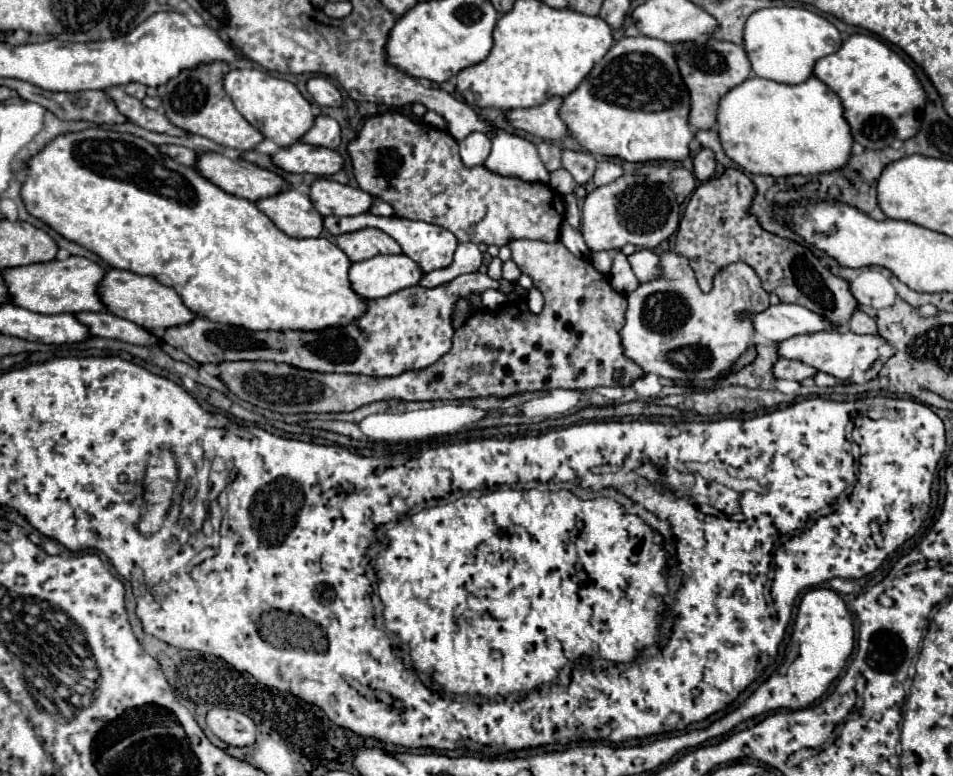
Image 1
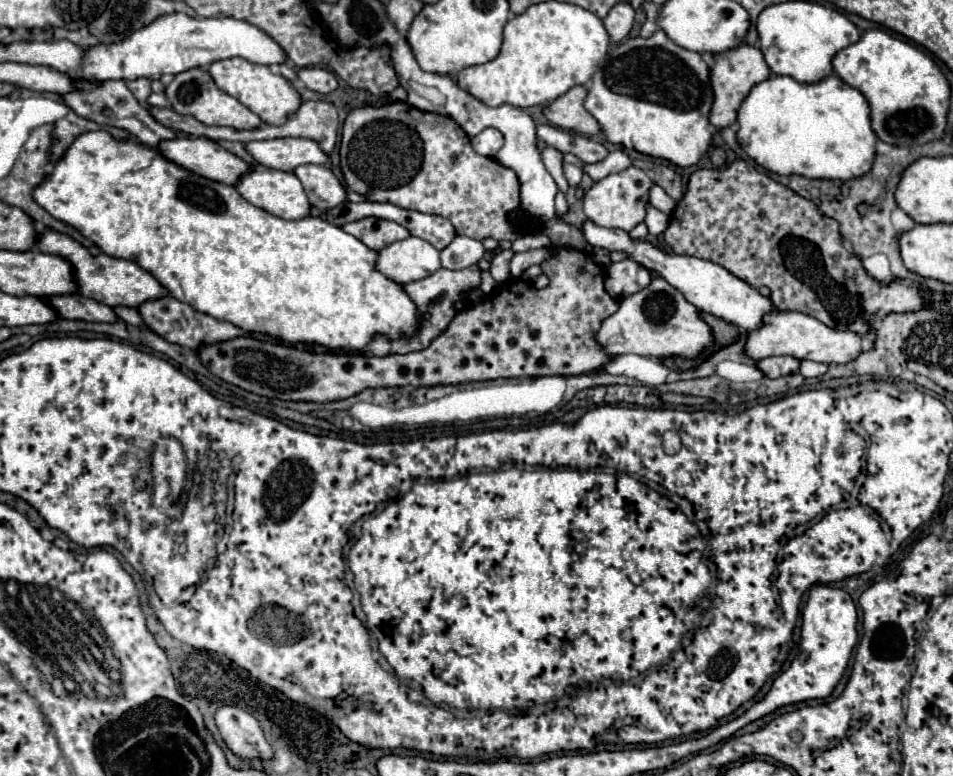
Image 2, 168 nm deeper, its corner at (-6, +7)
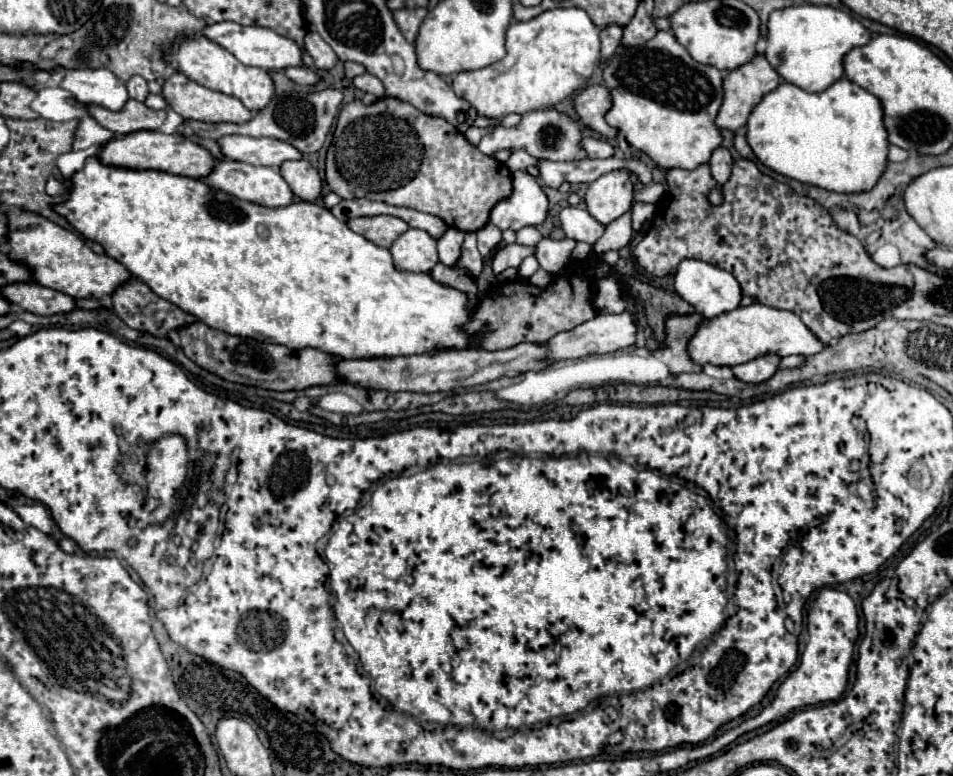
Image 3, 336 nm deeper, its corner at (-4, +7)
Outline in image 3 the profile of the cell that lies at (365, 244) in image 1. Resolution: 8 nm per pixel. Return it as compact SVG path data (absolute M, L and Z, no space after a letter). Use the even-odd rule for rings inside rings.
M372 216L372 218L352 218L346 222L350 230L362 234L370 242L382 248L390 248L392 242L408 230L408 224L394 216Z

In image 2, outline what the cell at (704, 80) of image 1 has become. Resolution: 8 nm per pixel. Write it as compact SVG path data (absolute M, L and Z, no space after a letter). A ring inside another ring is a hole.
M742 44L734 50L724 52L724 54L716 54L710 74L712 74L712 90L714 90L714 104L710 110L710 122L712 122L712 126L722 130L722 128L730 126L732 122L736 122L736 112L738 112L742 100L748 96L752 86L770 78L770 68L758 48Z

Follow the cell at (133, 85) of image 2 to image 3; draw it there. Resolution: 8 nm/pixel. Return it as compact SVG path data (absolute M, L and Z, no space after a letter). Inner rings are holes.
M134 76L134 78L130 78L130 80L126 82L126 88L128 88L130 98L134 98L134 100L144 102L146 96L148 96L148 86L146 86L146 80L144 80L142 76Z

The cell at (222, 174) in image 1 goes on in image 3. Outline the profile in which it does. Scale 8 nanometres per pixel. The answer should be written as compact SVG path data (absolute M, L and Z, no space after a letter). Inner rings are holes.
M140 130L140 132L126 134L124 138L110 140L104 146L100 160L112 166L136 168L136 170L166 170L170 174L180 174L180 176L190 176L190 178L206 178L212 174L216 166L216 158L204 146L198 146L186 136L162 134L158 130L154 132Z

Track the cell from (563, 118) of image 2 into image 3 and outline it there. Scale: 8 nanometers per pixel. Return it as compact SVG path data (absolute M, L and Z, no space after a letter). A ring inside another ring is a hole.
M588 86L574 98L574 110L580 116L580 122L604 138L614 138L618 132L604 120L608 108L610 92L606 86Z

